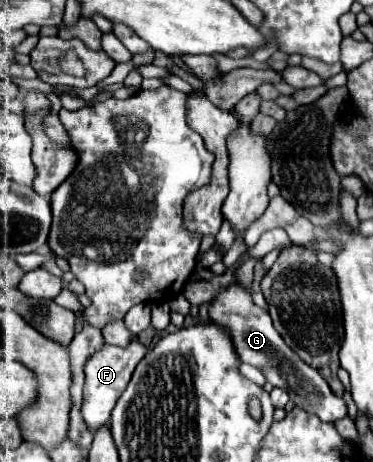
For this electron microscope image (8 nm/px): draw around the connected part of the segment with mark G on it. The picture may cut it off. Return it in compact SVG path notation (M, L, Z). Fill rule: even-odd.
M233 283L221 289L209 303L209 317L211 321L215 321L217 325L225 327L231 333L235 351L241 357L241 361L259 367L261 373L265 373L267 381L273 383L273 387L281 387L289 391L295 405L303 407L311 415L317 415L321 421L329 421L329 423L347 417L345 401L341 397L335 397L327 381L313 367L303 363L297 357L297 353L289 349L289 345L283 341L283 337L273 327L269 313L253 303L251 293L243 285Z

